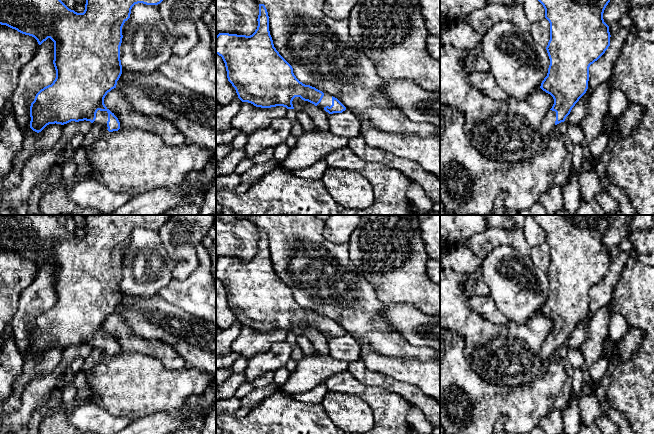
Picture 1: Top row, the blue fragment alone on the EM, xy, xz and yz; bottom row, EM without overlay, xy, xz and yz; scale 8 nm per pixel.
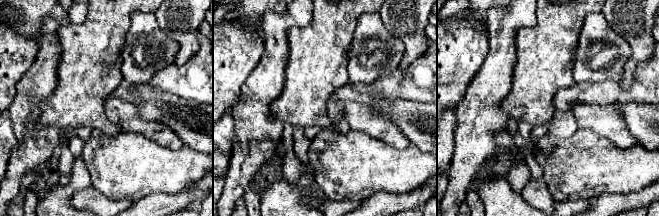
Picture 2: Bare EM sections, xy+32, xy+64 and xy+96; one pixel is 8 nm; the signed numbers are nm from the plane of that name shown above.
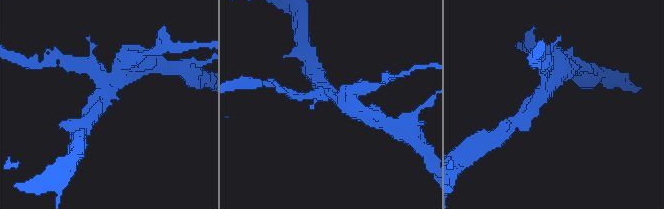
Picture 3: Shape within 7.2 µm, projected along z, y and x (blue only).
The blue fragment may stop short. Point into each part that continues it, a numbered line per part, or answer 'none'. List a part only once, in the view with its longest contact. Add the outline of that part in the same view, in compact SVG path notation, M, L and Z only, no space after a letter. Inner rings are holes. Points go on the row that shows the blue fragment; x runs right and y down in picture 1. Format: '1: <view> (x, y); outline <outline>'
1: xy (101, 119); outline M98 110L96 113L96 119L93 122L93 124L102 126L106 130L108 129L107 127L107 121L108 121L108 113L107 111L100 111Z

